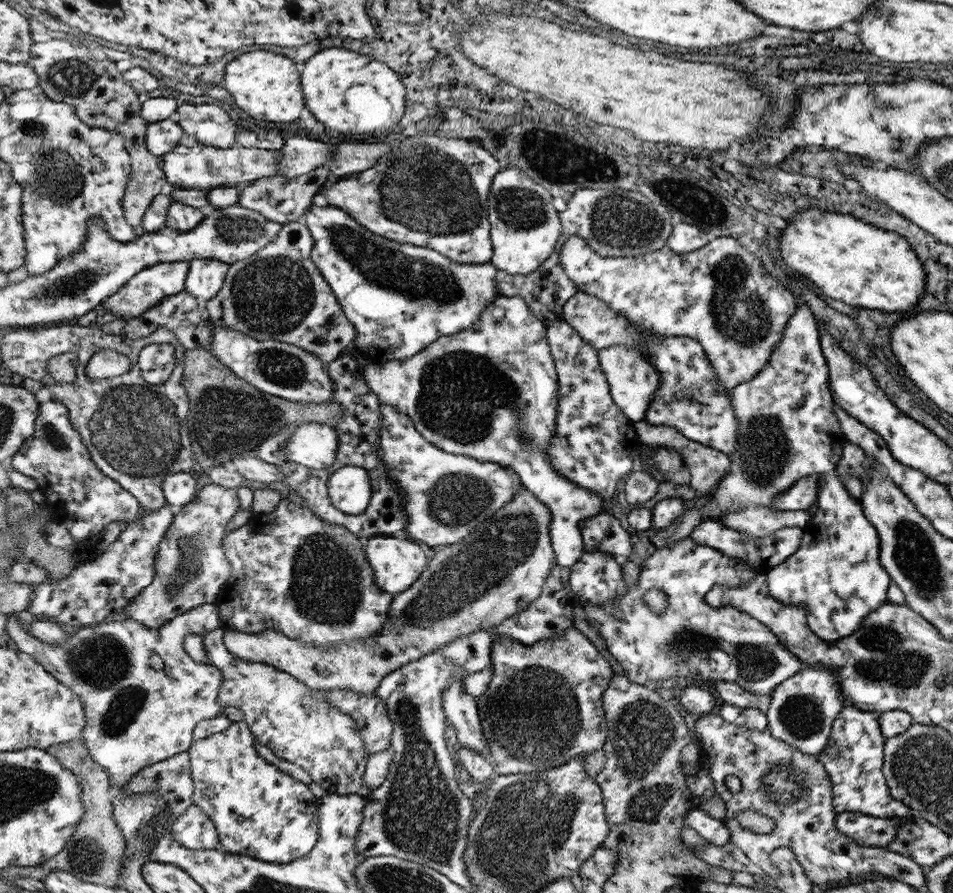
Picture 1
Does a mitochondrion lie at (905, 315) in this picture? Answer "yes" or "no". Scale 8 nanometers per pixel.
no

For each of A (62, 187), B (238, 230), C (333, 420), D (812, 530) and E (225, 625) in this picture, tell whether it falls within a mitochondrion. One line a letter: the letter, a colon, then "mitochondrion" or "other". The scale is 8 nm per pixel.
A: mitochondrion
B: mitochondrion
C: other
D: other
E: other

